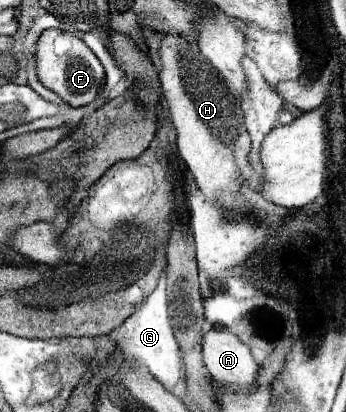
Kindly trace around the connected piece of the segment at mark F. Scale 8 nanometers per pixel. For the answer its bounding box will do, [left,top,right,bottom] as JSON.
[36,28,104,106]

